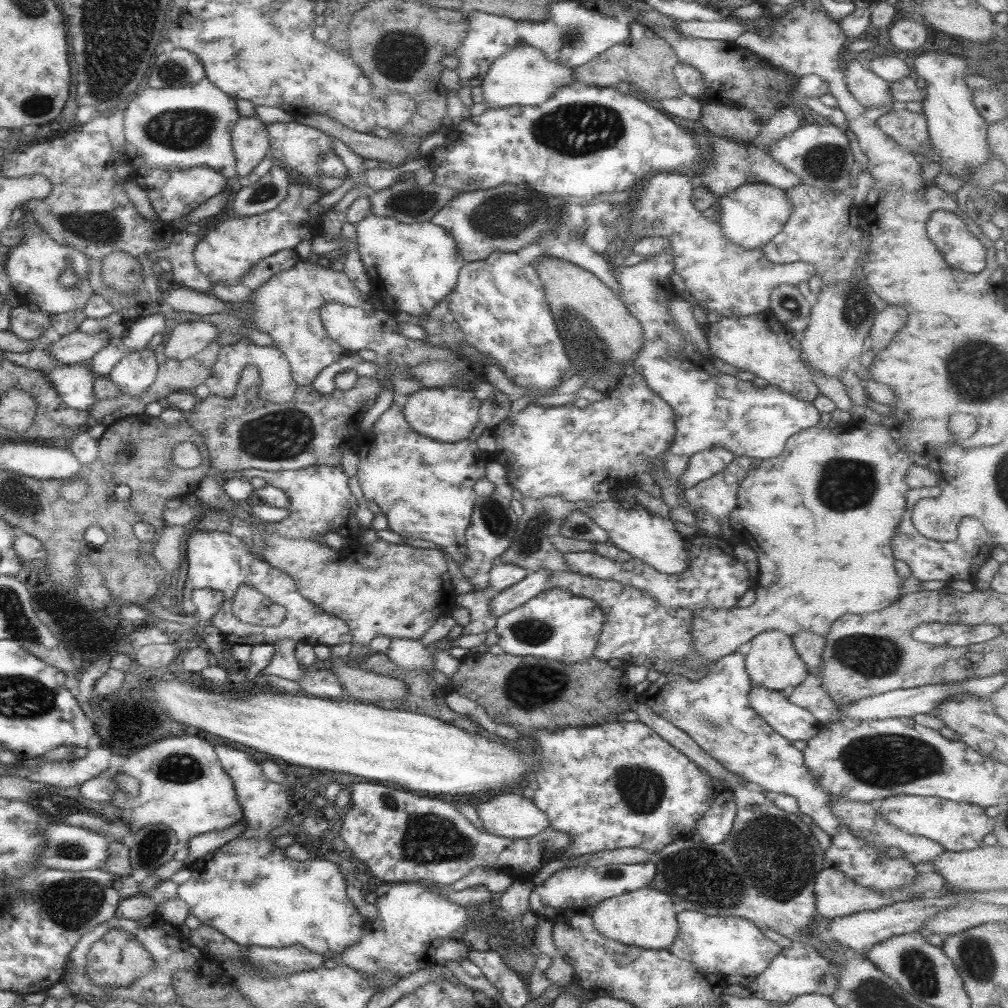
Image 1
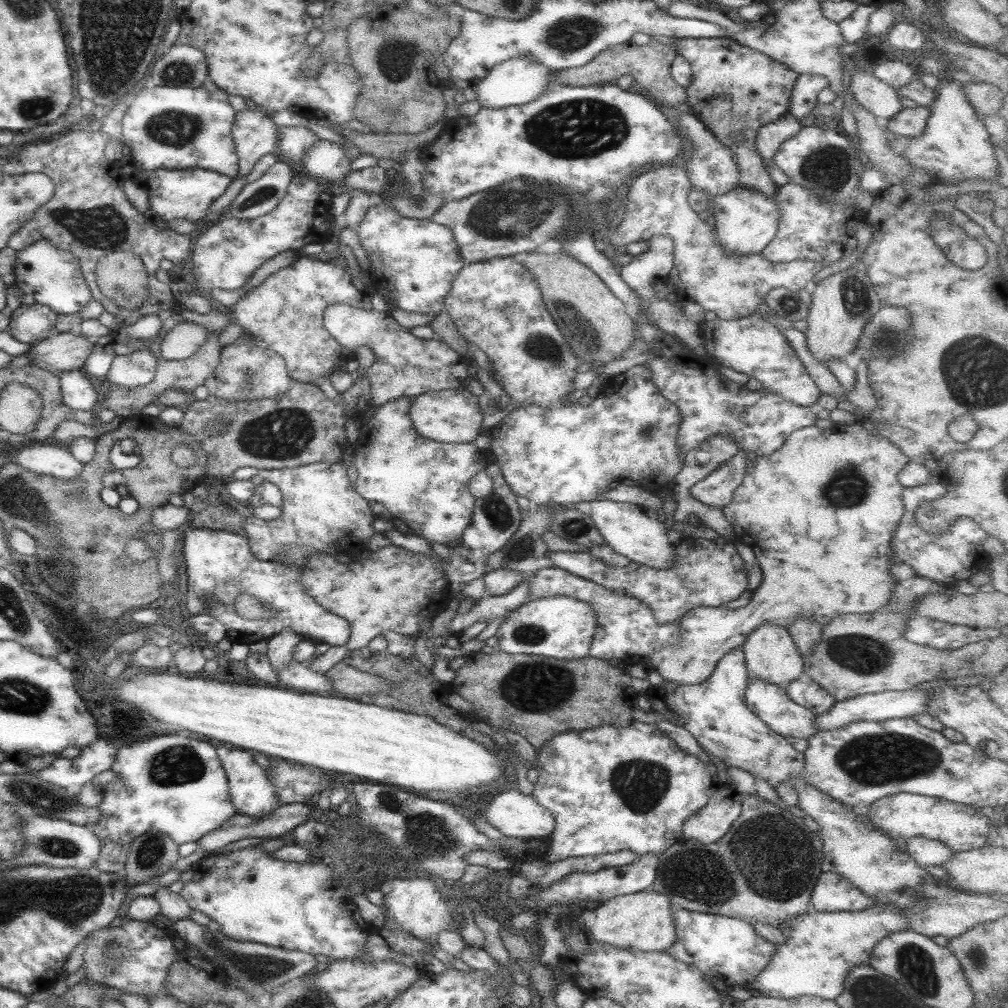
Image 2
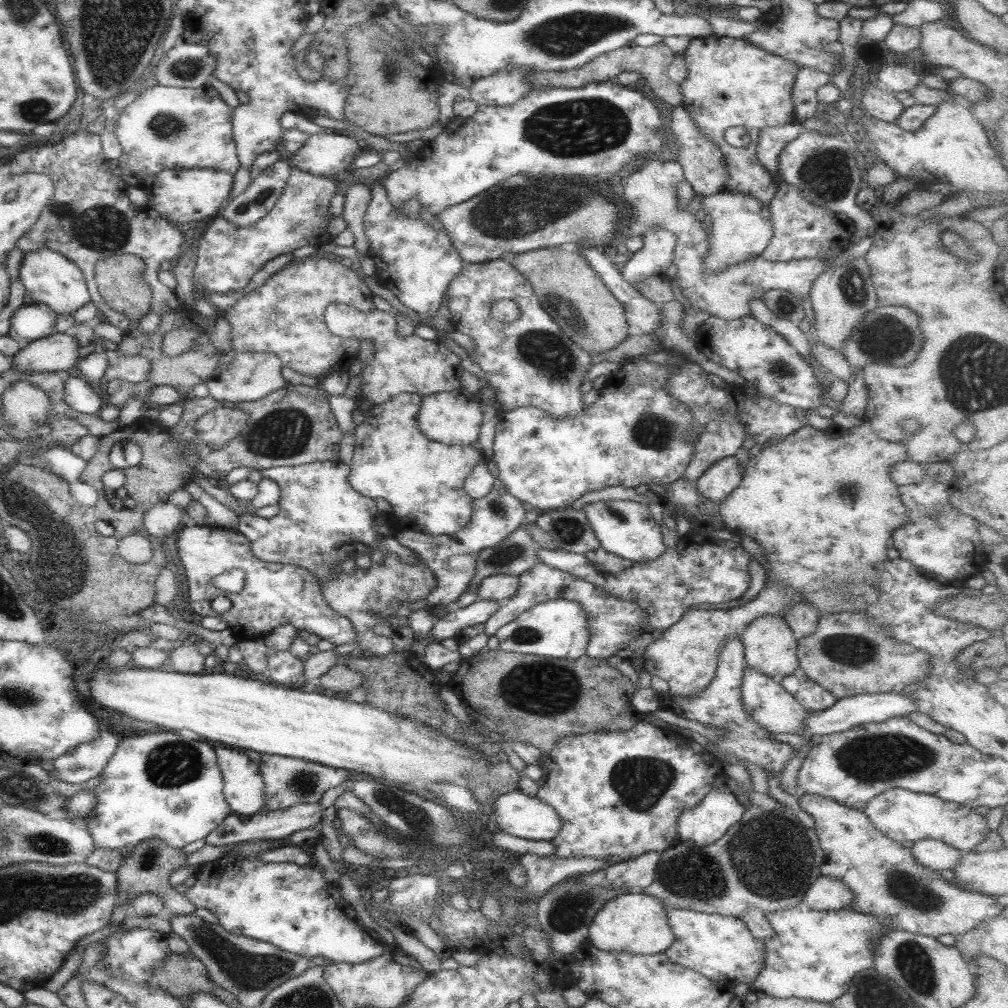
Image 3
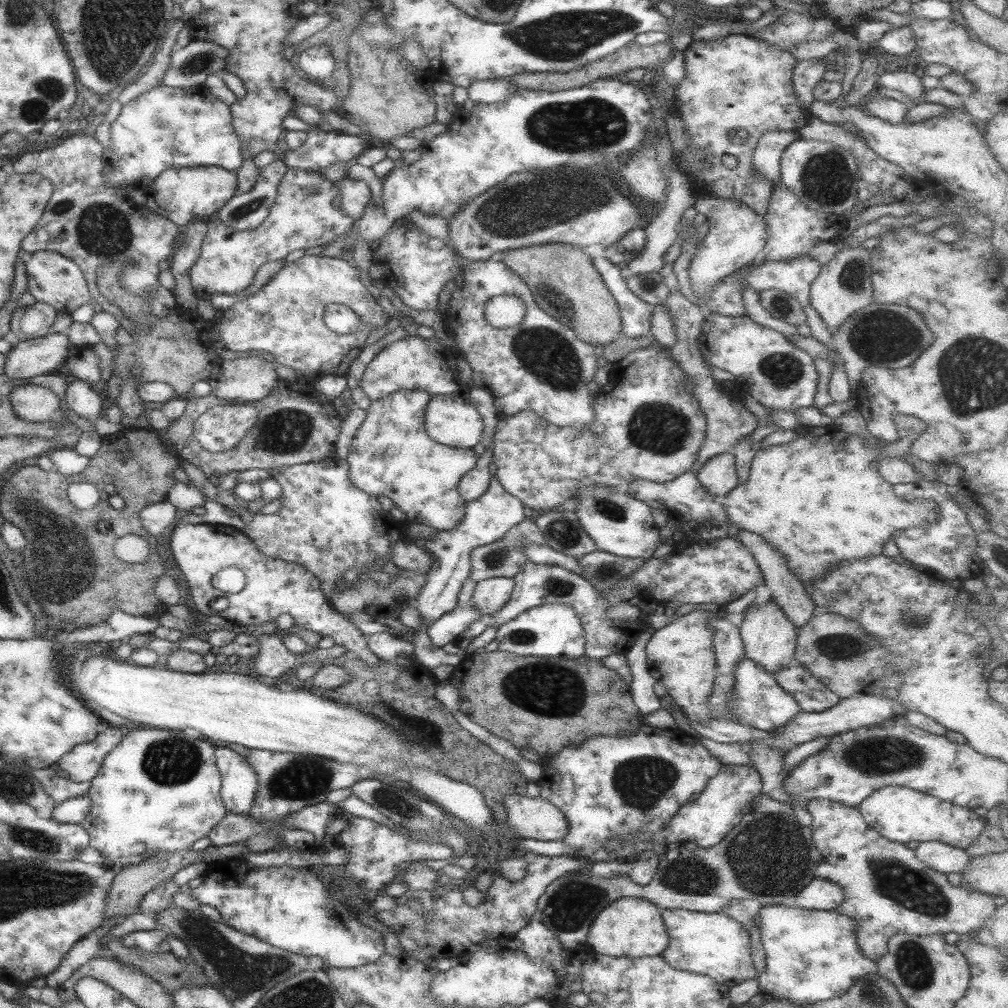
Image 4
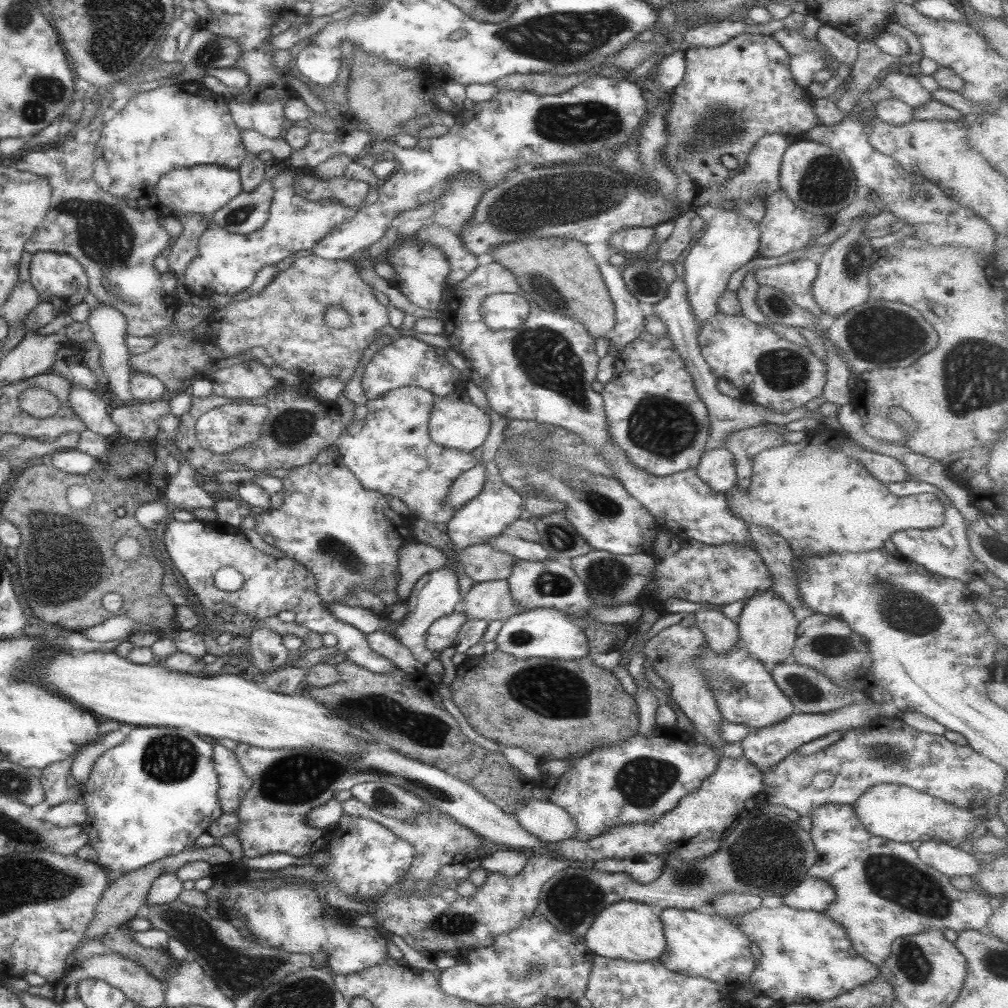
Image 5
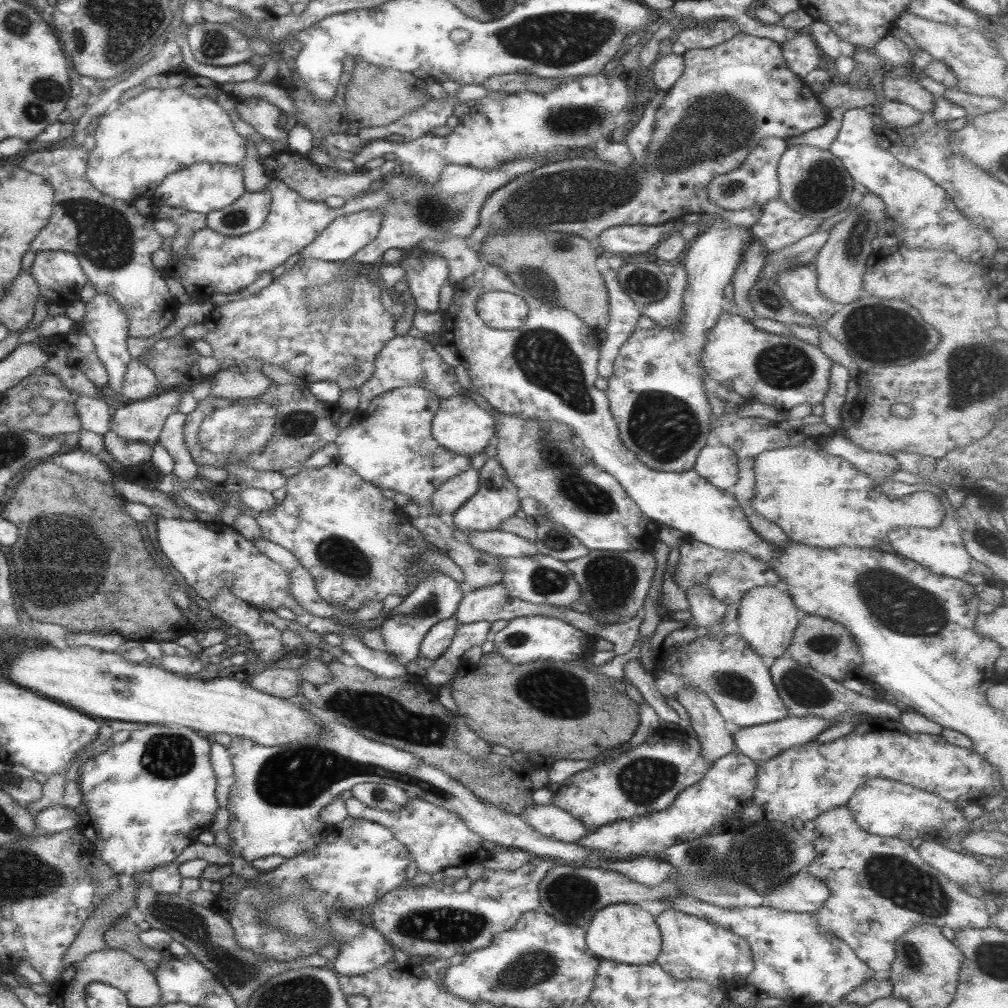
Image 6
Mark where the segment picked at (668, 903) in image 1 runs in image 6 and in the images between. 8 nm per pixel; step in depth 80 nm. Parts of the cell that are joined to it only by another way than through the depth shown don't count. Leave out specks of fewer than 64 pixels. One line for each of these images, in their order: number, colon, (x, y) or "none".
2: (642, 921)
3: (636, 923)
4: (633, 927)
5: (626, 930)
6: (624, 933)

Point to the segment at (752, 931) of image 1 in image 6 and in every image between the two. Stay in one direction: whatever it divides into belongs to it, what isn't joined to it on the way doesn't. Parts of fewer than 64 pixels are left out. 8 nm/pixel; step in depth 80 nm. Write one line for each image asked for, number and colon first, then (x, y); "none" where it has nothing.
2: (715, 945)
3: (714, 946)
4: (711, 944)
5: (701, 943)
6: (691, 948)

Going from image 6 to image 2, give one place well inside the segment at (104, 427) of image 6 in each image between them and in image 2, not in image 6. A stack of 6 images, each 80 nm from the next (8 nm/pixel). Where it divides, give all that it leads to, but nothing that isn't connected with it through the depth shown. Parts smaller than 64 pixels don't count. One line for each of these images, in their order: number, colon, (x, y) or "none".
2: (77, 393)
3: (78, 395)
4: (79, 397)
5: (92, 411)

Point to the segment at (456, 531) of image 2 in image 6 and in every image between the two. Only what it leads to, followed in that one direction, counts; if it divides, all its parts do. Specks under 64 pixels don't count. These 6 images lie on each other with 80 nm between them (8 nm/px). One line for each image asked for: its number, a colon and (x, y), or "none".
3: (422, 480)
4: (390, 455)
5: (389, 451)
6: (389, 445)

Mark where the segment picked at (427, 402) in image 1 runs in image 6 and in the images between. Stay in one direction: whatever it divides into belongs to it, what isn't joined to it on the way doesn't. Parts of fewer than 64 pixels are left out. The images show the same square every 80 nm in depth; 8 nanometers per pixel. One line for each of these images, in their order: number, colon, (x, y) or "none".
2: (446, 416)
3: (450, 418)
4: (448, 419)
5: (455, 423)
6: (460, 426)

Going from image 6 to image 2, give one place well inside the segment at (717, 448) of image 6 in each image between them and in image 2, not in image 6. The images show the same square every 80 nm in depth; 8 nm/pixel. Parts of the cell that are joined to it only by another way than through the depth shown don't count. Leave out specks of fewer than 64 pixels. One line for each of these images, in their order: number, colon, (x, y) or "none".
2: (715, 490)
3: (716, 483)
4: (717, 475)
5: (715, 467)

